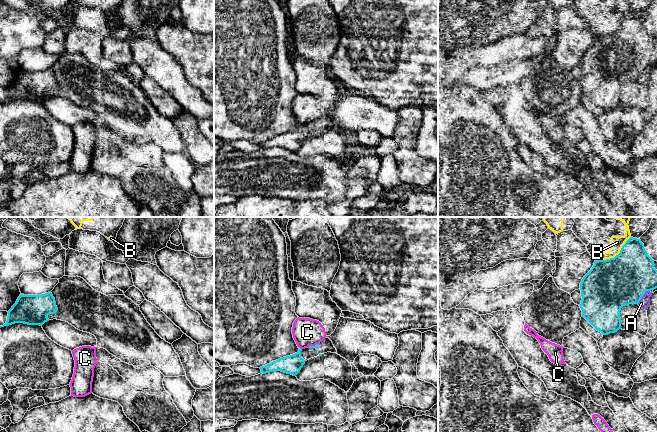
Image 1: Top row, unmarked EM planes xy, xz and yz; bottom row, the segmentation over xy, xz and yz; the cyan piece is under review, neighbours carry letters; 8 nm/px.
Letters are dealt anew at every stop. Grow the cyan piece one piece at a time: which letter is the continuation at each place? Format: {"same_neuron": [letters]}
{"same_neuron": []}

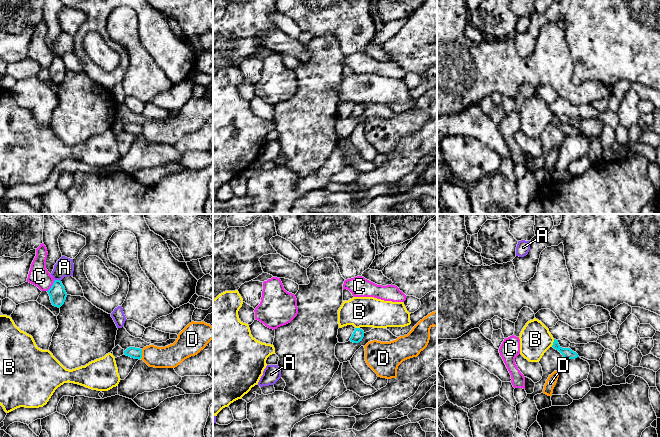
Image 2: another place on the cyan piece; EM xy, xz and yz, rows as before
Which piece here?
{"same_neuron": []}

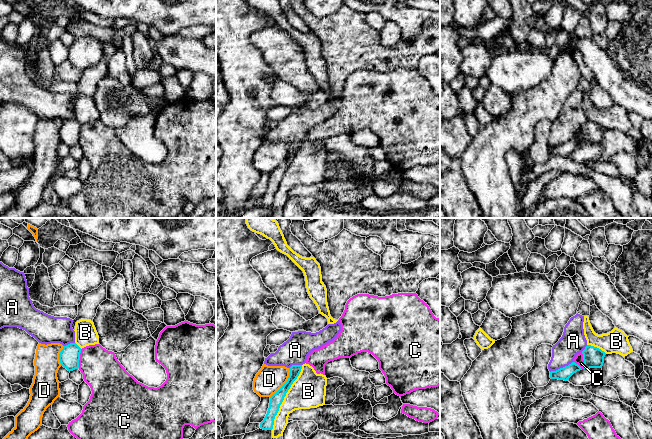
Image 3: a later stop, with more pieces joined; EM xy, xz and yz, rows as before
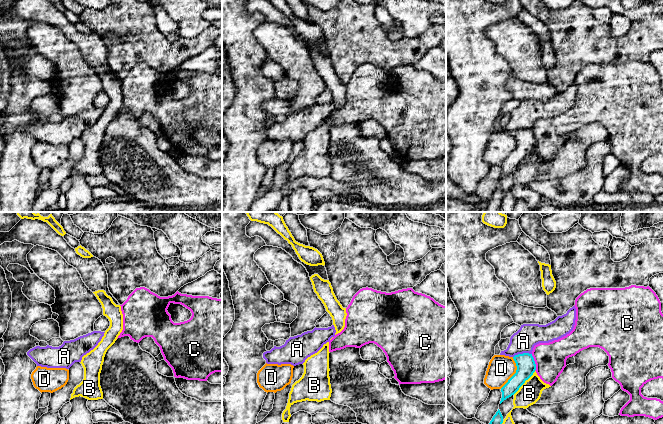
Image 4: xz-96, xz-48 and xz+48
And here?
{"same_neuron": []}

